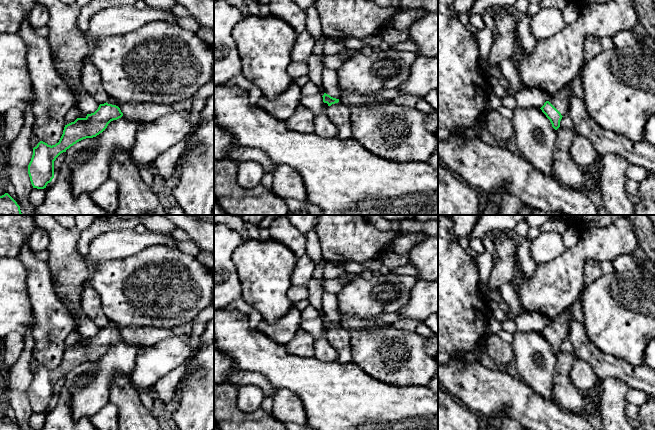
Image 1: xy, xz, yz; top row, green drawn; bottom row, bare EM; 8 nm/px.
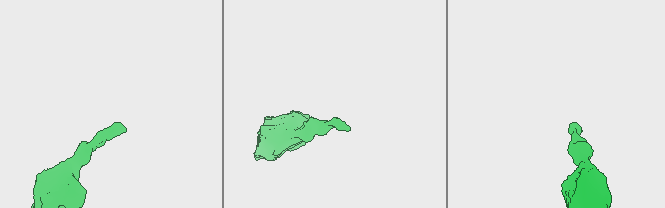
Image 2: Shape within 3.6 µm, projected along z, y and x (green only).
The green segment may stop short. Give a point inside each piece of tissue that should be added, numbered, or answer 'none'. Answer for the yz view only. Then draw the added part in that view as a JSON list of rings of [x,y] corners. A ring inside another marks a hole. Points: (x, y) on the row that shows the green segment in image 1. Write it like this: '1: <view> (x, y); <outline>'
1: yz (561, 100); [[[580,75],[577,76],[549,101],[561,113],[562,116],[567,115],[569,112],[571,94],[583,99],[584,91]]]

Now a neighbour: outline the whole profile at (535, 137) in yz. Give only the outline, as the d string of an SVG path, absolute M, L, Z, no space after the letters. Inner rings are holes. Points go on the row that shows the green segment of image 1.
M515 108L511 119L522 157L552 178L556 130L540 108Z

